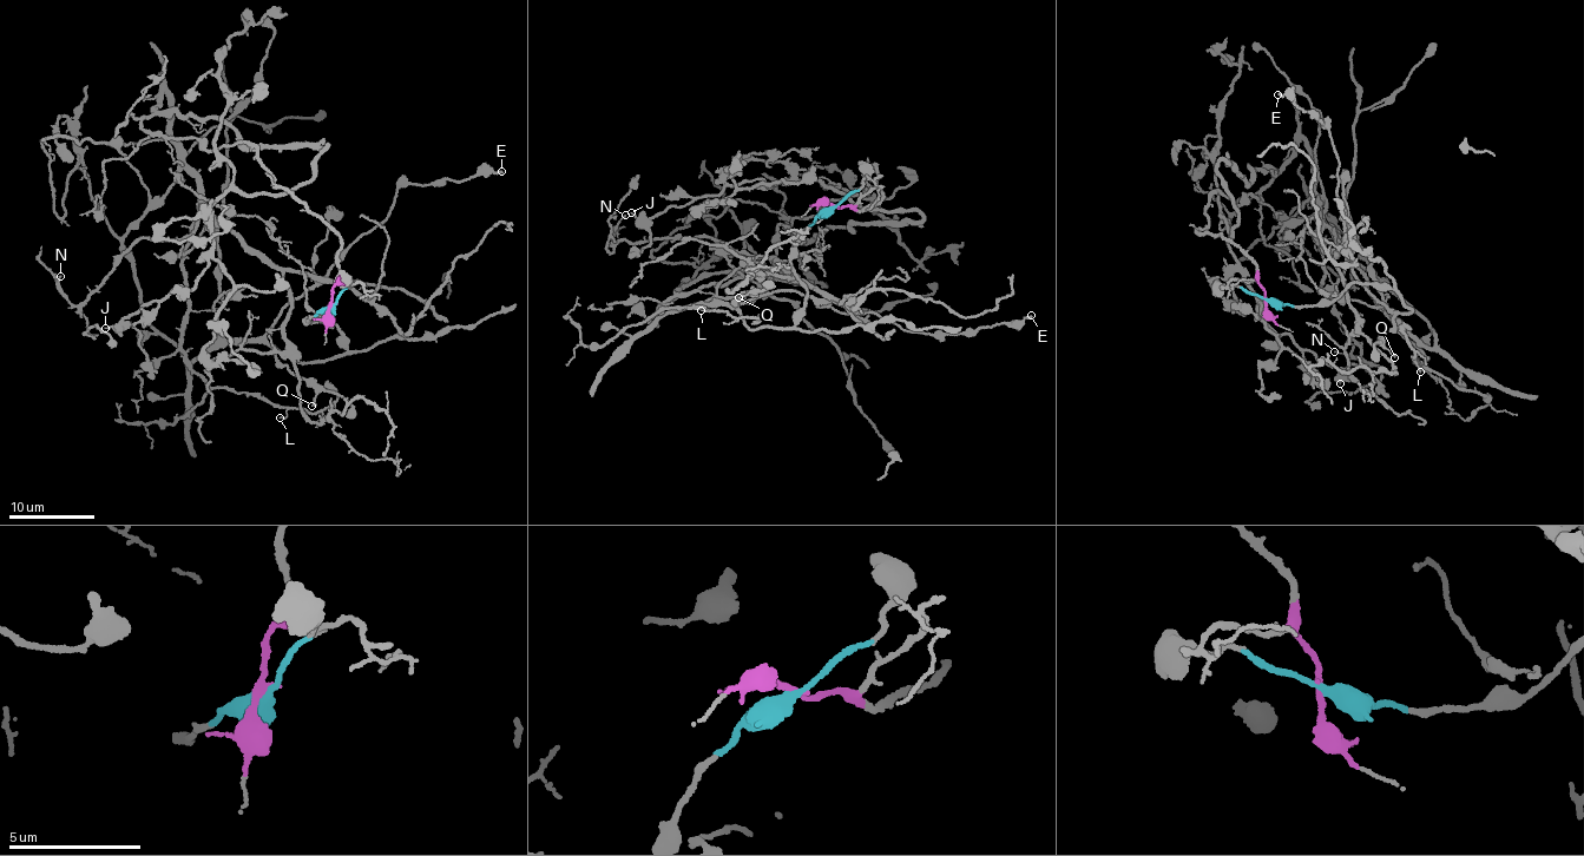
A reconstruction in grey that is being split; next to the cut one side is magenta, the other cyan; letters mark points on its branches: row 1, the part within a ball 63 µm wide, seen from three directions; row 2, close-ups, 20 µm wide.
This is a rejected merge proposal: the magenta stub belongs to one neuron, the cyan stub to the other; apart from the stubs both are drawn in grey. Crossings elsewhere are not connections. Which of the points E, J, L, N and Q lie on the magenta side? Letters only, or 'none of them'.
J, L, N

